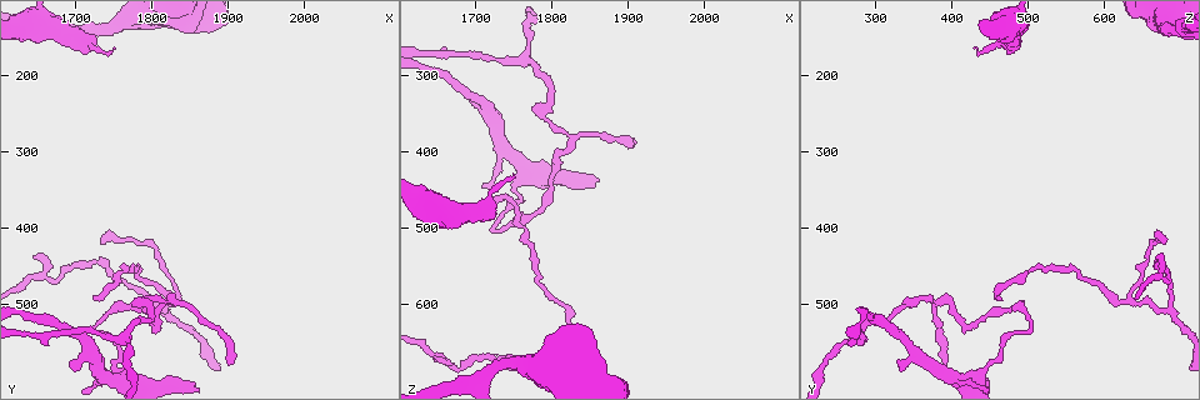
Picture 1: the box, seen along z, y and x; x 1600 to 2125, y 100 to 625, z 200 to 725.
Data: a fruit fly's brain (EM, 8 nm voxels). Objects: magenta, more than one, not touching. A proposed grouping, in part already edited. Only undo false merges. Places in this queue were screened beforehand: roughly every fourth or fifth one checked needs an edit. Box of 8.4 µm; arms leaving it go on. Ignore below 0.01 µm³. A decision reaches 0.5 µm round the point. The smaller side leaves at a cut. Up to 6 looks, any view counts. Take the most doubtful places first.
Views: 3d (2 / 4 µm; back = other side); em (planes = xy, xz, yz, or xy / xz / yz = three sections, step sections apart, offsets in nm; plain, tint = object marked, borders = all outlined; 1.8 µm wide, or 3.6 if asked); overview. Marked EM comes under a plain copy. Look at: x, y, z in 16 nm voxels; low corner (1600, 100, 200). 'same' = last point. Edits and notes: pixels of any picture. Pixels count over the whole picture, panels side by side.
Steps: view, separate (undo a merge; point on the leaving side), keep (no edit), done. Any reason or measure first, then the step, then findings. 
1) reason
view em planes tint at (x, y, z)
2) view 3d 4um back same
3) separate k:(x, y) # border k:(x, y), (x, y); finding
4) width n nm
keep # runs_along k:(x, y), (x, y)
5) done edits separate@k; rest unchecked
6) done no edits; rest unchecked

abrupt turn
view em planes borders at (1670, 465, 685)

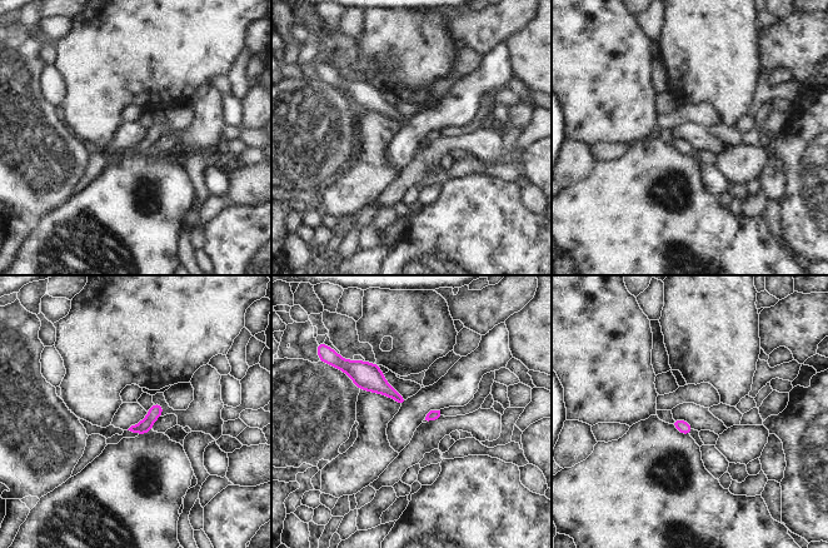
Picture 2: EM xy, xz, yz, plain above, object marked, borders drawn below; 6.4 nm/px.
keep # continuous, no second cell

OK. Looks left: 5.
three-way junction
view em xz step 8 tint at (1760, 545, 275)

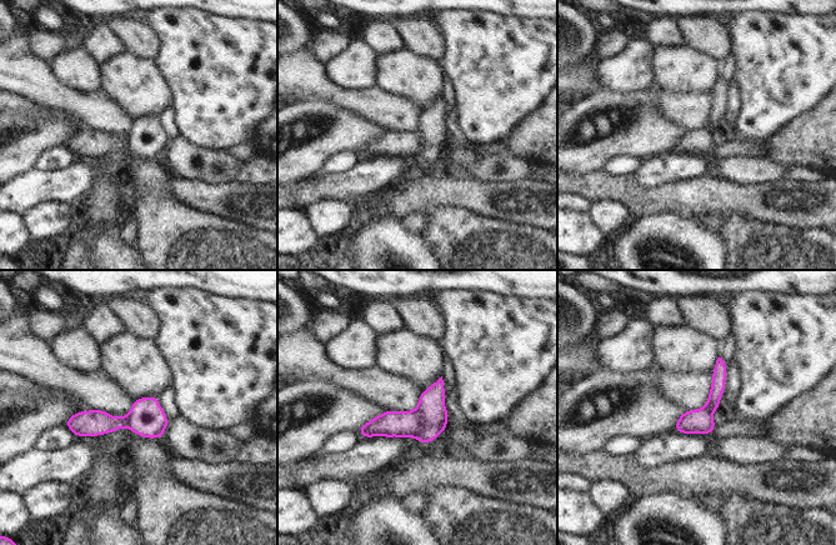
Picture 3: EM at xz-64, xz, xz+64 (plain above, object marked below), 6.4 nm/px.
another direction
view em planes tint same

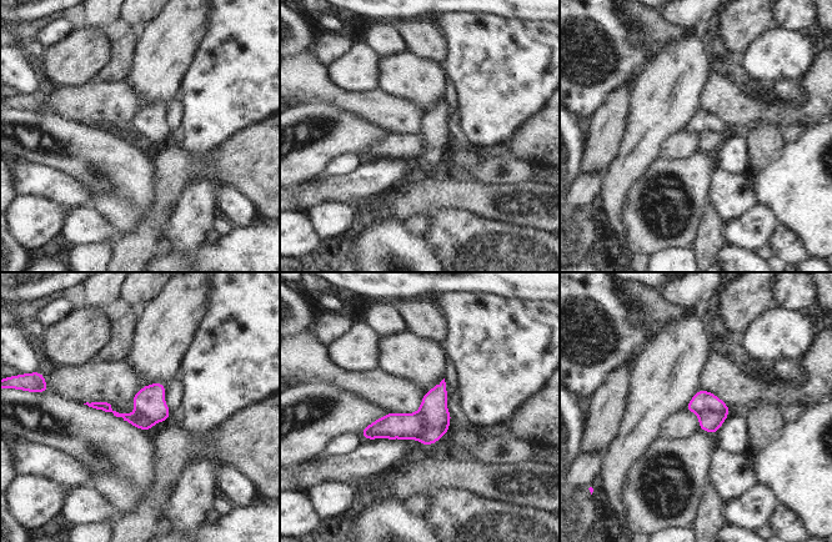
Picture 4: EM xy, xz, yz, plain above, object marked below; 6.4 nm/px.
separate 4:(437, 417) # border 4:(419, 412), (425, 423), (416, 438); a second cell is stuck on

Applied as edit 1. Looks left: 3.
done edits separate@4; rest unchecked

